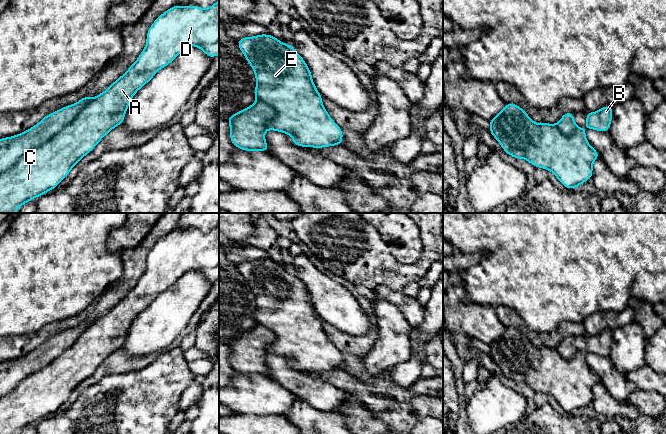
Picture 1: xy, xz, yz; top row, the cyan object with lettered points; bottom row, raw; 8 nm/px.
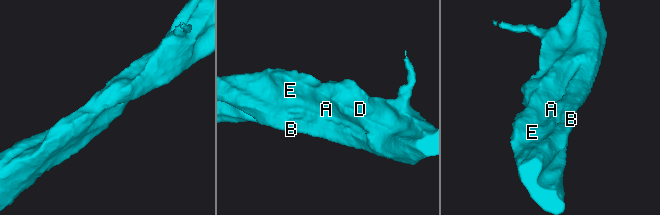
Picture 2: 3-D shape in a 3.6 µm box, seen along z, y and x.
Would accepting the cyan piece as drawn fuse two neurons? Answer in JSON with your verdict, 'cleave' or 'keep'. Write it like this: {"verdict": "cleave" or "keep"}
{"verdict": "cleave"}

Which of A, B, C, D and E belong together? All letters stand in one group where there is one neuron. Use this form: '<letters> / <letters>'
A C D E / B

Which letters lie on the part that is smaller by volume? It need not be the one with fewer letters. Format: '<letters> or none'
B

